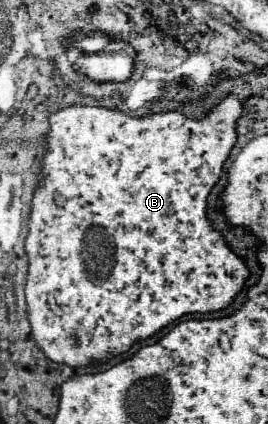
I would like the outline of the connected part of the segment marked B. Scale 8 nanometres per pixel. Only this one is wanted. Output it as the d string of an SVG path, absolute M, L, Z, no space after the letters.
M228 95L208 117L196 121L186 119L182 113L170 111L160 115L150 115L142 119L128 117L124 113L106 107L84 107L74 105L56 111L50 117L50 133L46 135L46 155L42 165L42 185L34 191L32 215L28 221L26 255L30 261L28 281L26 281L26 301L28 301L28 321L32 327L32 337L48 359L56 363L66 363L70 367L88 365L92 361L106 361L110 355L128 351L138 339L148 339L162 327L180 319L188 313L210 313L224 309L244 287L248 279L248 269L242 259L238 259L228 247L224 237L210 227L206 217L206 197L216 185L222 165L236 143L236 119L242 115L242 103L238 97Z

